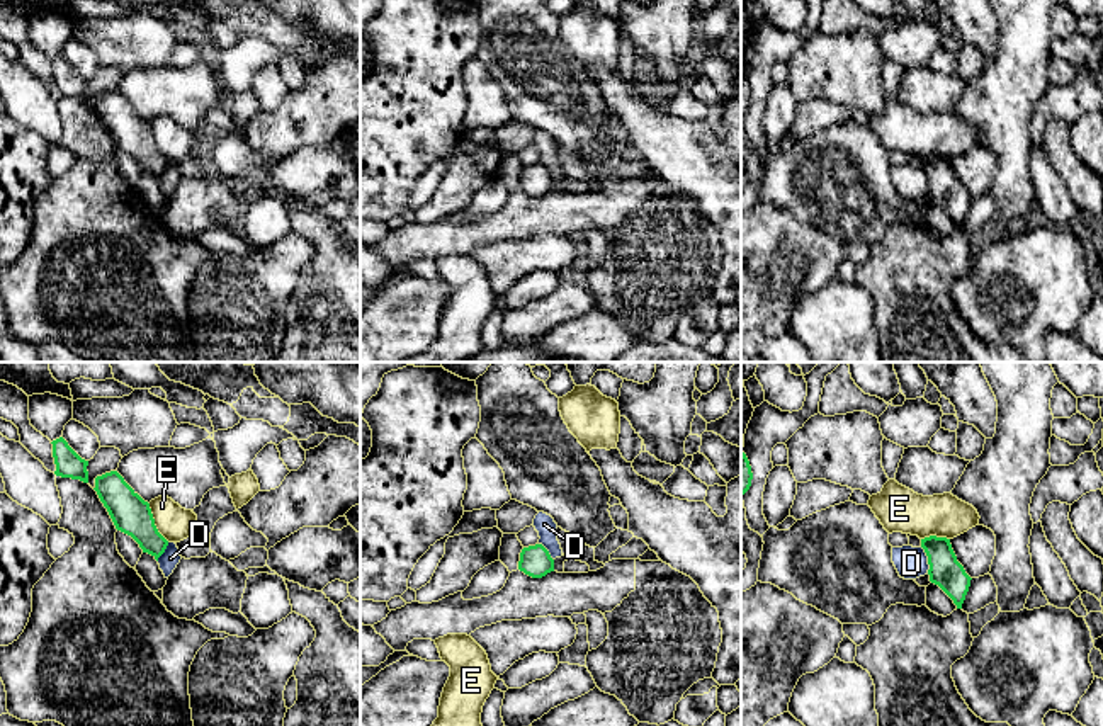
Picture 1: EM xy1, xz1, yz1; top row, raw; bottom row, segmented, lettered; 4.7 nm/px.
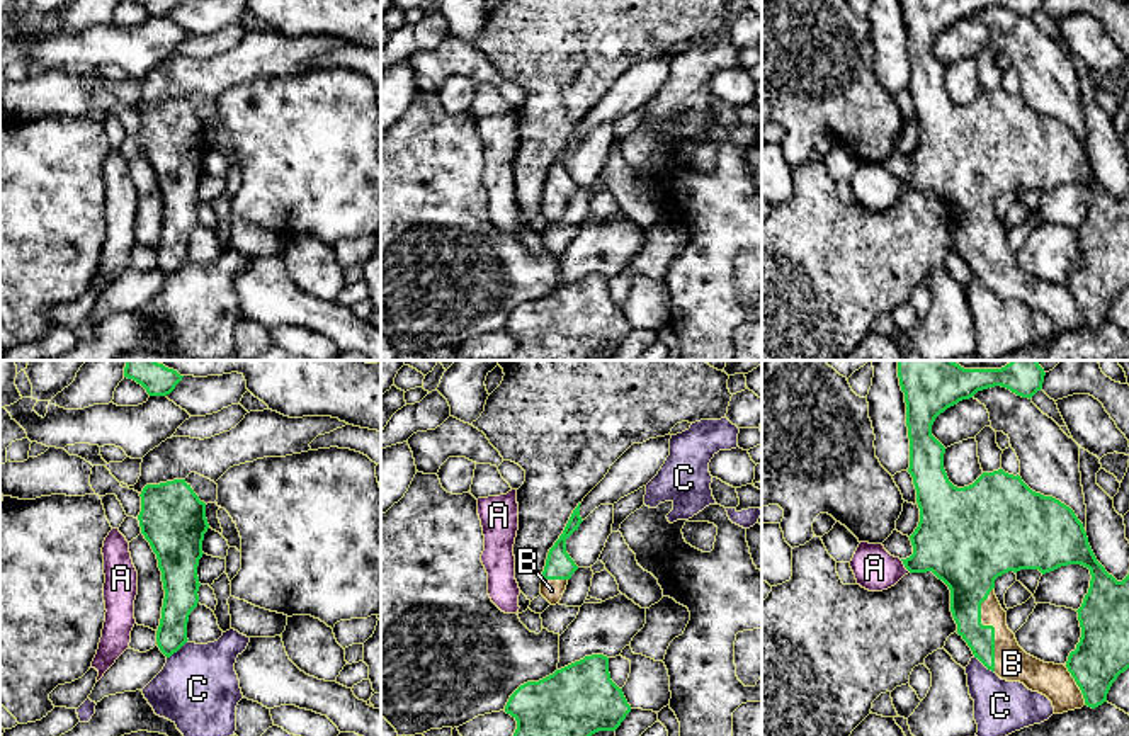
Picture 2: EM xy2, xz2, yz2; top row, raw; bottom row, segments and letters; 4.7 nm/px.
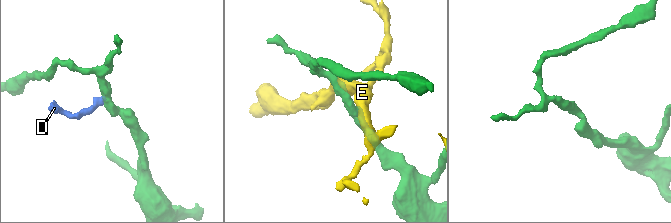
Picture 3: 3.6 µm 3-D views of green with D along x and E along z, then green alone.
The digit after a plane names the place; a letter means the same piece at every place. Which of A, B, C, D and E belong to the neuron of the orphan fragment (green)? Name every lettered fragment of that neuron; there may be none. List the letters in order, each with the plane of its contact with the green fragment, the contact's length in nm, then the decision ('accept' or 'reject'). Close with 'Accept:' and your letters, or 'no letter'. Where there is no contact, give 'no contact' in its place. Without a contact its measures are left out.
A: contact in yz2; length 80 nm; reject
B: contact in yz2; length 400 nm; accept
C: contact in xy2; length 140 nm; reject
D: contact in yz1; length 140 nm; reject
E: contact in xy1; length 200 nm; reject
Accept: B

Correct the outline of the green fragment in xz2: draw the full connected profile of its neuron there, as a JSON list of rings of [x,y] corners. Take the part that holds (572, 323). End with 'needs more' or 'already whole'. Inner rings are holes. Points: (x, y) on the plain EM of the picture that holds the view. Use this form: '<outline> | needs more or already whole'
[[[585,275],[553,294],[520,304],[508,318],[505,331],[517,340],[510,360],[587,360],[599,350],[616,350],[631,331],[622,308],[609,292],[609,277]]] | already whole

